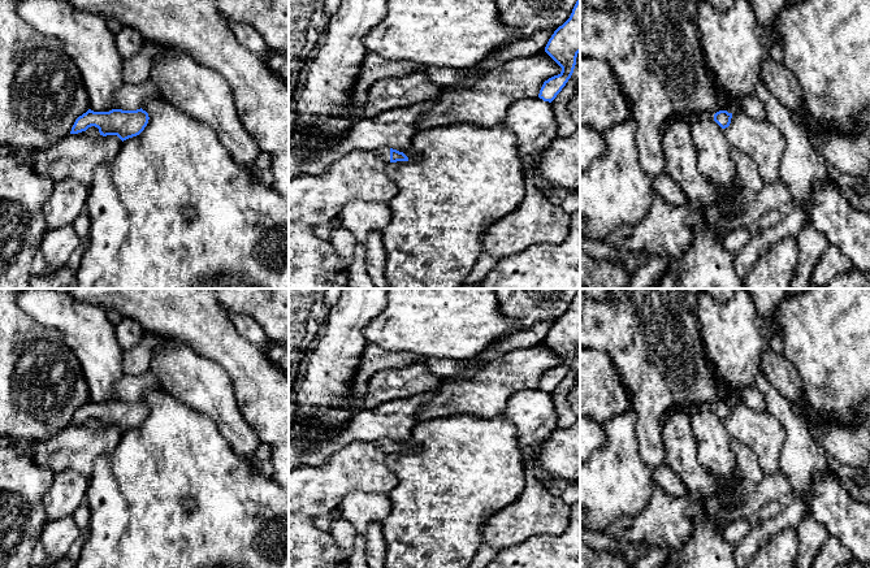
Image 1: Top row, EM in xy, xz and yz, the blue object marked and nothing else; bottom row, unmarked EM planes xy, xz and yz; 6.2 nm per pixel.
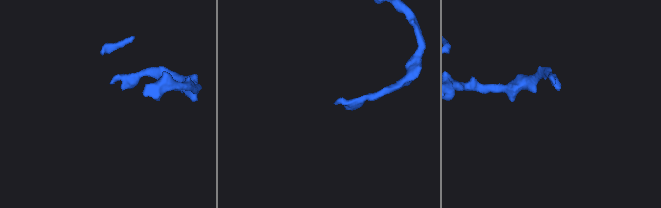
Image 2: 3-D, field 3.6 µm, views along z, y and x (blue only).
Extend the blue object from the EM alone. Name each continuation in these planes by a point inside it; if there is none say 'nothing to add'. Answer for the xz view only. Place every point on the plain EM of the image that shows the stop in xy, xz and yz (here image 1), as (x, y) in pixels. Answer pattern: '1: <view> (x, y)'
1: xz (384, 443)

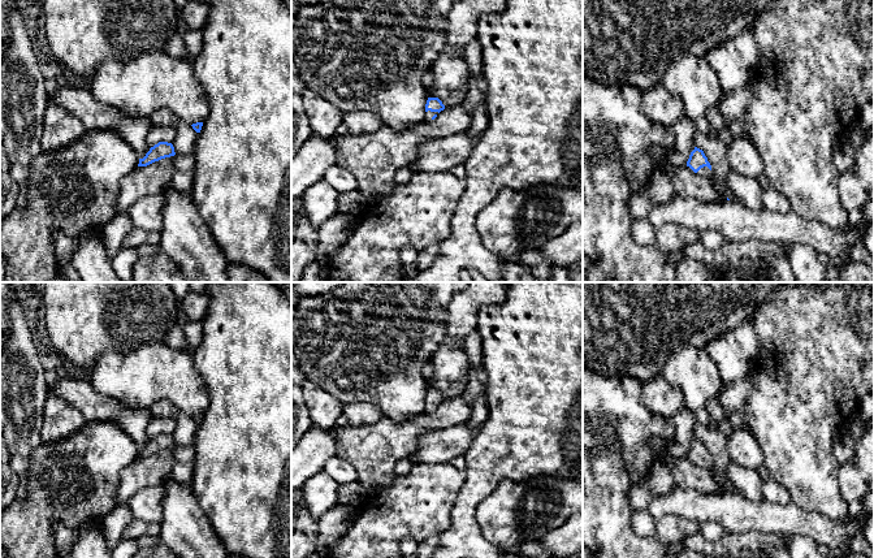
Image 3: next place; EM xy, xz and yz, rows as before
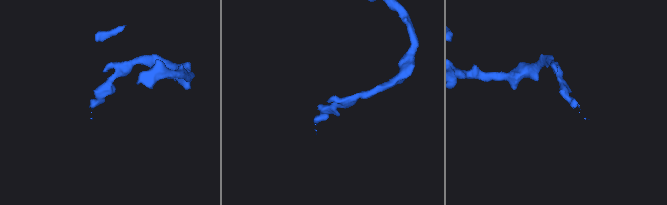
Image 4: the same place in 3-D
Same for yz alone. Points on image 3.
1: yz (705, 463)

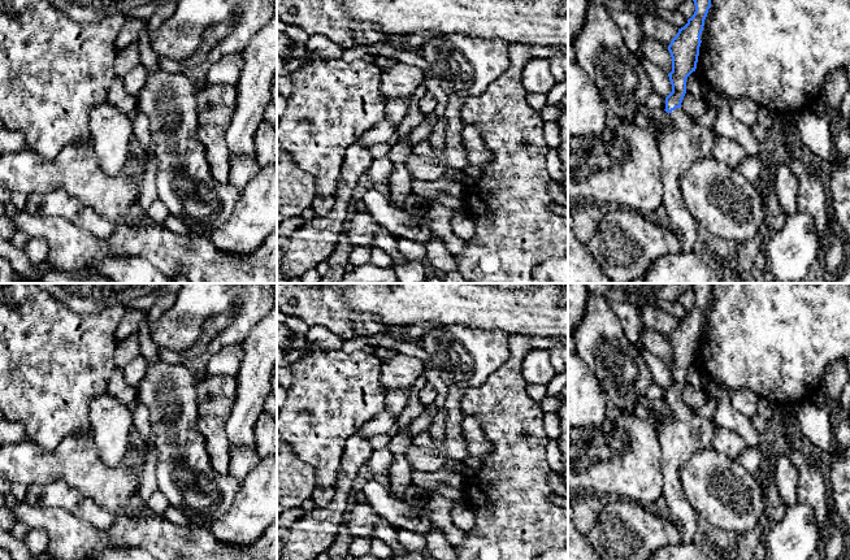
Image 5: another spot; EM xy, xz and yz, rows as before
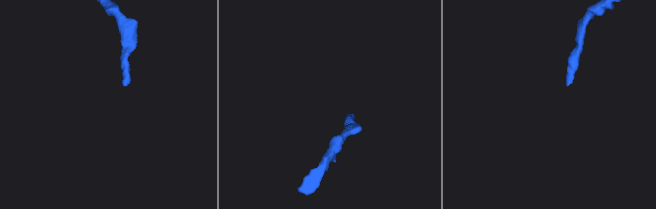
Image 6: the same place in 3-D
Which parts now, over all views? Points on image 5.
1: yz (682, 433)

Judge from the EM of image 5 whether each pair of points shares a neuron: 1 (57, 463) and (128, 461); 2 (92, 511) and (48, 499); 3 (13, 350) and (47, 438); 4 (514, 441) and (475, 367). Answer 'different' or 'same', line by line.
1: same
2: same
3: same
4: different

